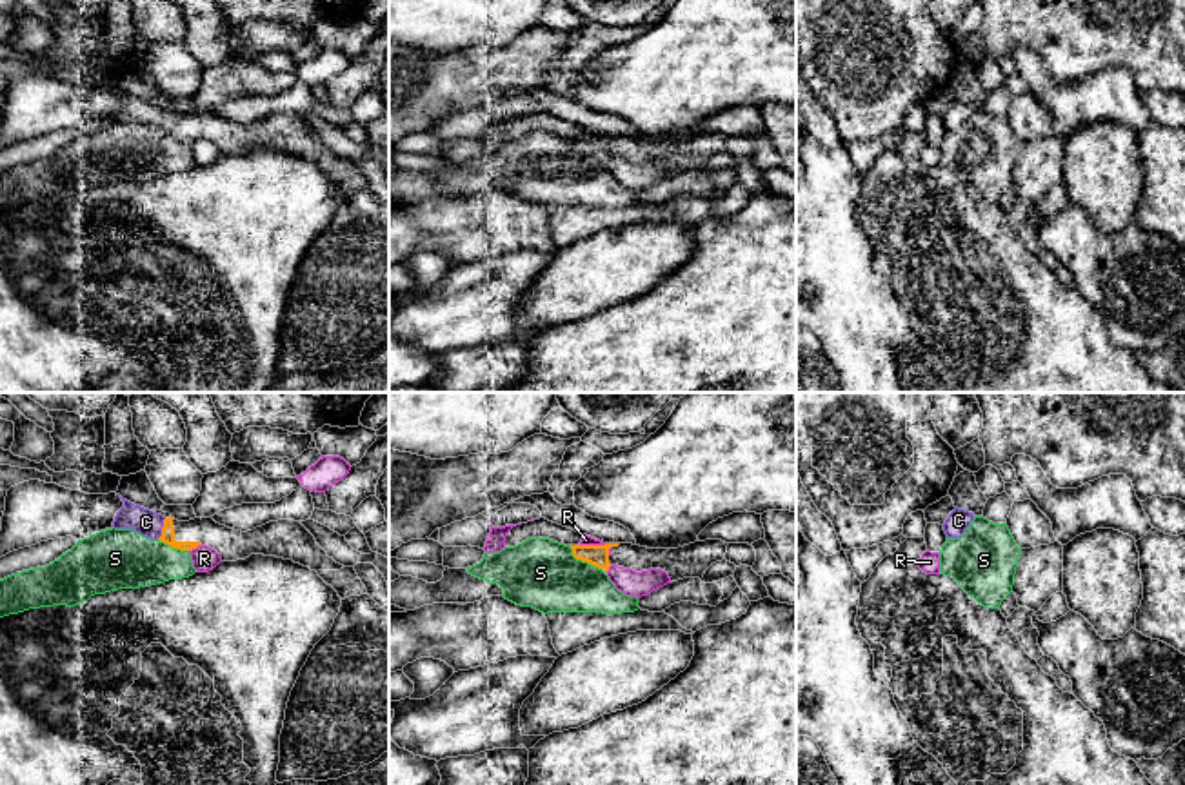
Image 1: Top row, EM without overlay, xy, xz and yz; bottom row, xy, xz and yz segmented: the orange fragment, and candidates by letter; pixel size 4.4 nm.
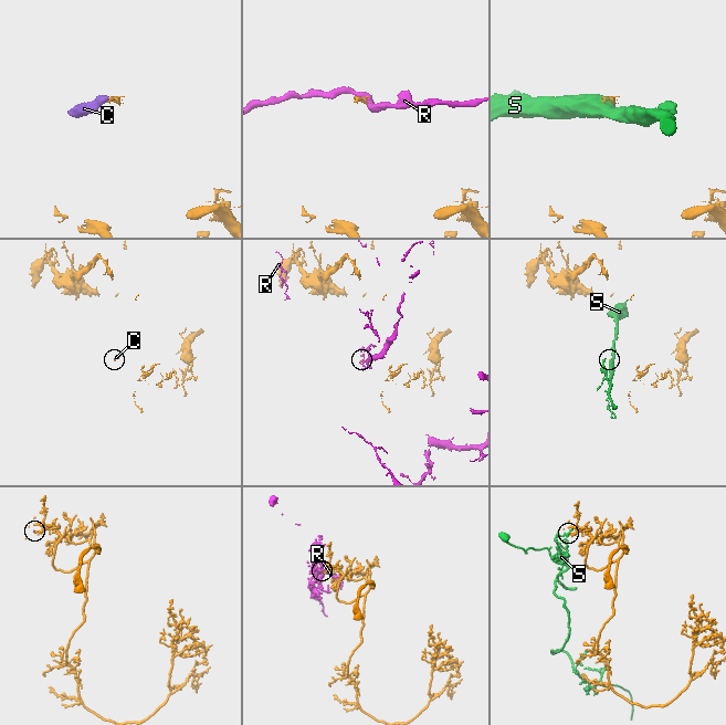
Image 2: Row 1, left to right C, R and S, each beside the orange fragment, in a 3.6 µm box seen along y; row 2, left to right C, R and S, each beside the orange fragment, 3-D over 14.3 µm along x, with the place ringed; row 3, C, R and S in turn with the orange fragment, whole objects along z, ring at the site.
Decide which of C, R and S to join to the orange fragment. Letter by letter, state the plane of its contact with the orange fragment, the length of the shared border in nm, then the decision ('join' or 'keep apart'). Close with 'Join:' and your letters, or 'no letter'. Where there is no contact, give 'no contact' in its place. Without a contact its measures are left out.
C: xy | 100 nm | join
R: xy | 70 nm | keep apart
S: xz | 180 nm | keep apart
Join: C

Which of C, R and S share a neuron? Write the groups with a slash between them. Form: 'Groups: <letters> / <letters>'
Groups: C / R / S

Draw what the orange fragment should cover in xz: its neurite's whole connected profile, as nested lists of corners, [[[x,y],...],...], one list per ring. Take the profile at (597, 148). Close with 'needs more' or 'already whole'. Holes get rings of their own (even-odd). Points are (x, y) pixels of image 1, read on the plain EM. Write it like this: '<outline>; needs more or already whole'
[[[722,133],[694,134],[678,142],[647,142],[632,136],[571,138],[576,153],[587,154],[605,167],[611,158],[636,165],[662,162],[671,174],[703,171],[705,164],[725,153],[727,138]]]; needs more

